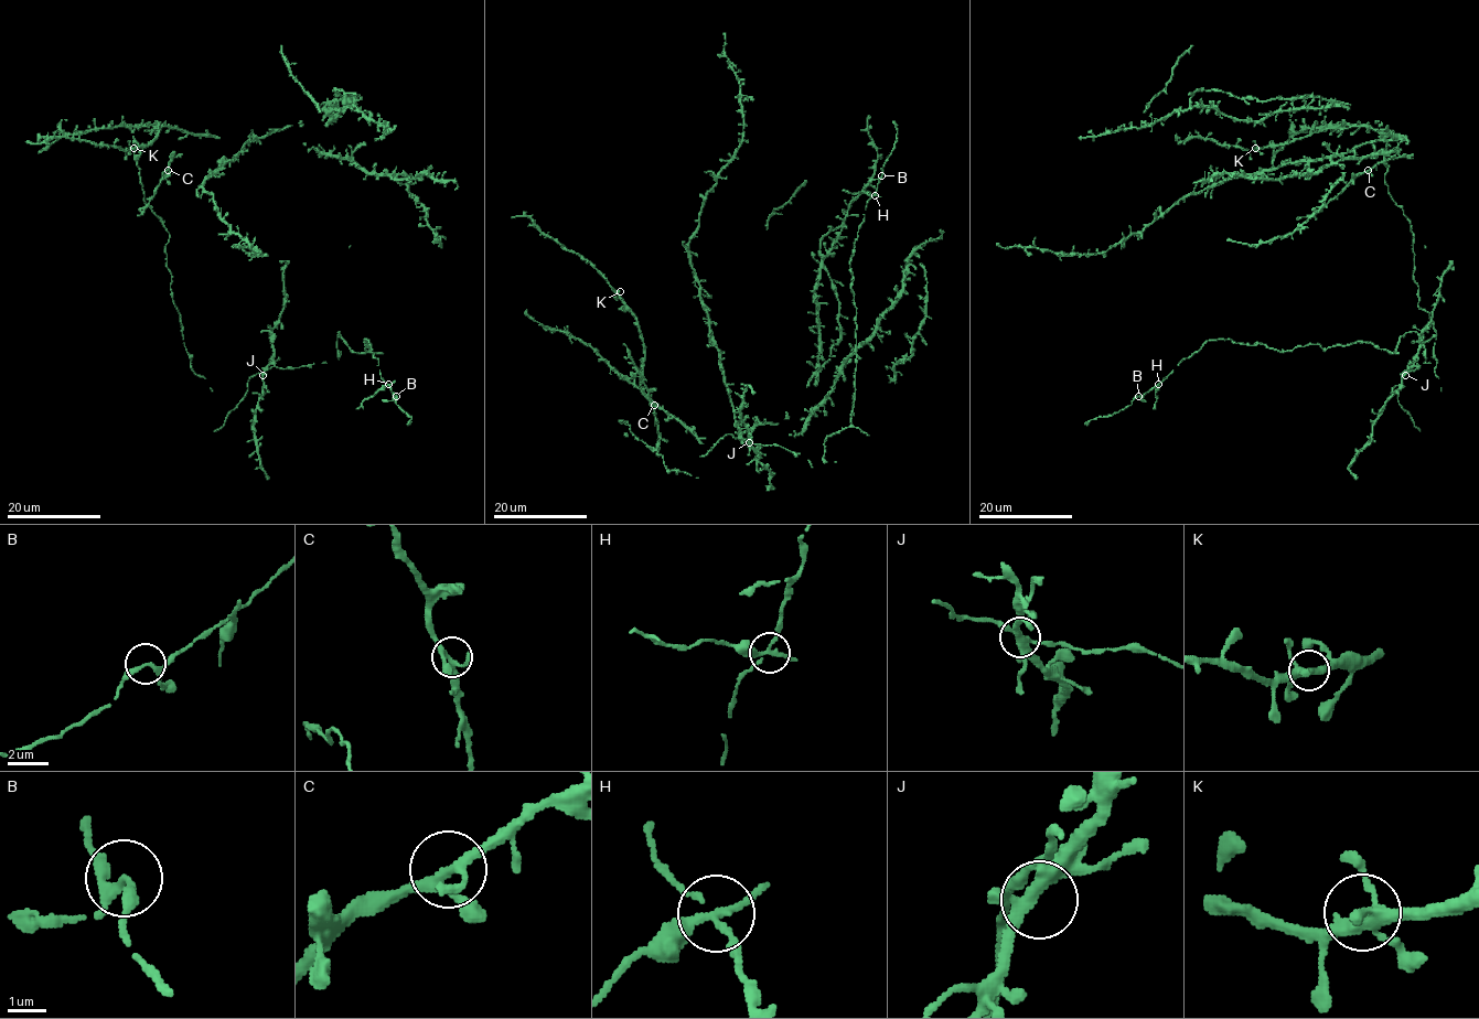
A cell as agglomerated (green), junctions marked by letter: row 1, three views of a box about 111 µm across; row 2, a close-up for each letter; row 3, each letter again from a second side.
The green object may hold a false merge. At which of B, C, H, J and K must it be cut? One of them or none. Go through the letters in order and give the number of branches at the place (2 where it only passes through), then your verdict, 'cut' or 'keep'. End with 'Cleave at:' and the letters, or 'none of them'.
B: branches 3; keep
C: branches 4; keep
H: branches 4; cut
J: branches 4; keep
K: branches 4; keep
Cleave at: H

